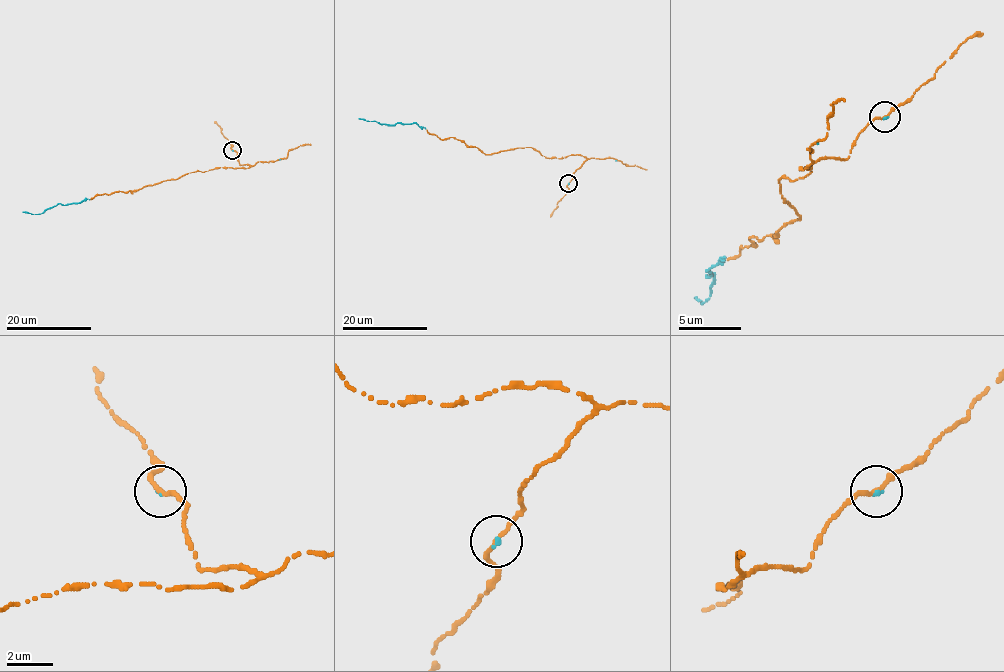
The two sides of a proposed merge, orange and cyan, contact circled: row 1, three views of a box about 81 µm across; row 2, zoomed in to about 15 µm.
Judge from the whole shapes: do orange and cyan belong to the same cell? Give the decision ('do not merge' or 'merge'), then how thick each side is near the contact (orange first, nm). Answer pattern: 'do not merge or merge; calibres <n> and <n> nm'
merge; calibres 190 and 140 nm

